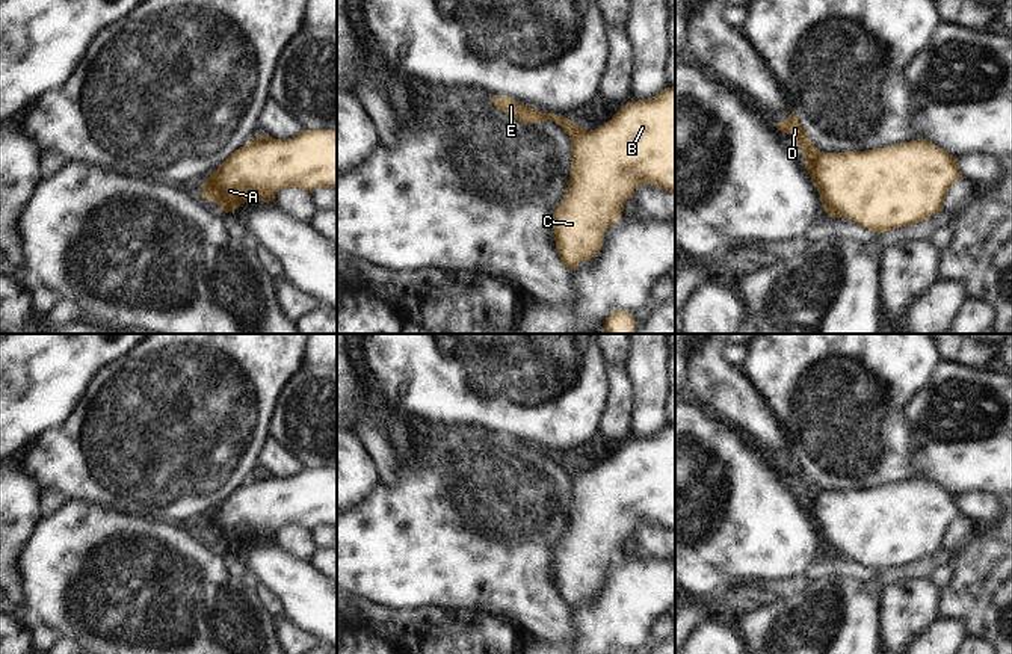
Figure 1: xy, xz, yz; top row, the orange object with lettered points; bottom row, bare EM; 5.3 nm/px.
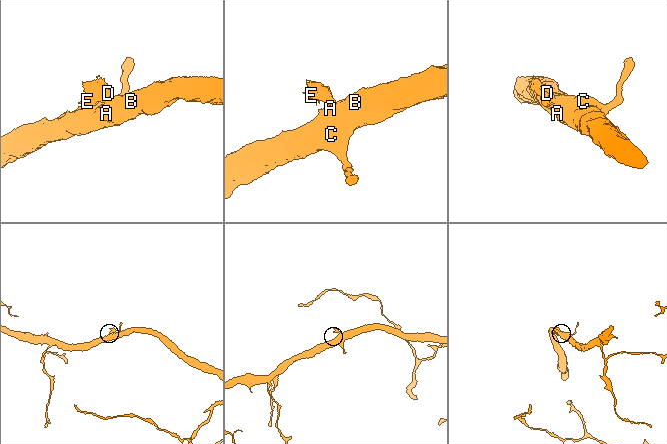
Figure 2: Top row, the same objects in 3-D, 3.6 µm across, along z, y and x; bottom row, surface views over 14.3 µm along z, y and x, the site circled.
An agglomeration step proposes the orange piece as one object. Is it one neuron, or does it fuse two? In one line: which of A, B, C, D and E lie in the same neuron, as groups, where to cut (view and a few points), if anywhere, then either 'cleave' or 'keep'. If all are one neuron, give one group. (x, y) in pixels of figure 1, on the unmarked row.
groups A B C / D E; cut xz (577, 464), (571, 479); cleave

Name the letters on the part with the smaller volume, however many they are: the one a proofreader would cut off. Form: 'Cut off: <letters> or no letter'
Cut off: D, E

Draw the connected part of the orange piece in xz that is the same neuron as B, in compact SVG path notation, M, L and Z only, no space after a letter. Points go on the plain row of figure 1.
M665 426L649 438L627 441L610 459L592 470L585 470L577 464L575 474L571 479L571 491L566 532L553 551L556 589L569 609L600 591L606 568L621 559L624 542L633 536L637 524L651 523L675 532L675 427Z

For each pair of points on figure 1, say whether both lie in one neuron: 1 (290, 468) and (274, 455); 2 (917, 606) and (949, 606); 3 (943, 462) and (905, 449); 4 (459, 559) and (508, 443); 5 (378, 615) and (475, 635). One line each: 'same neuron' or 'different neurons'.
1: same neuron
2: different neurons
3: different neurons
4: same neuron
5: same neuron

